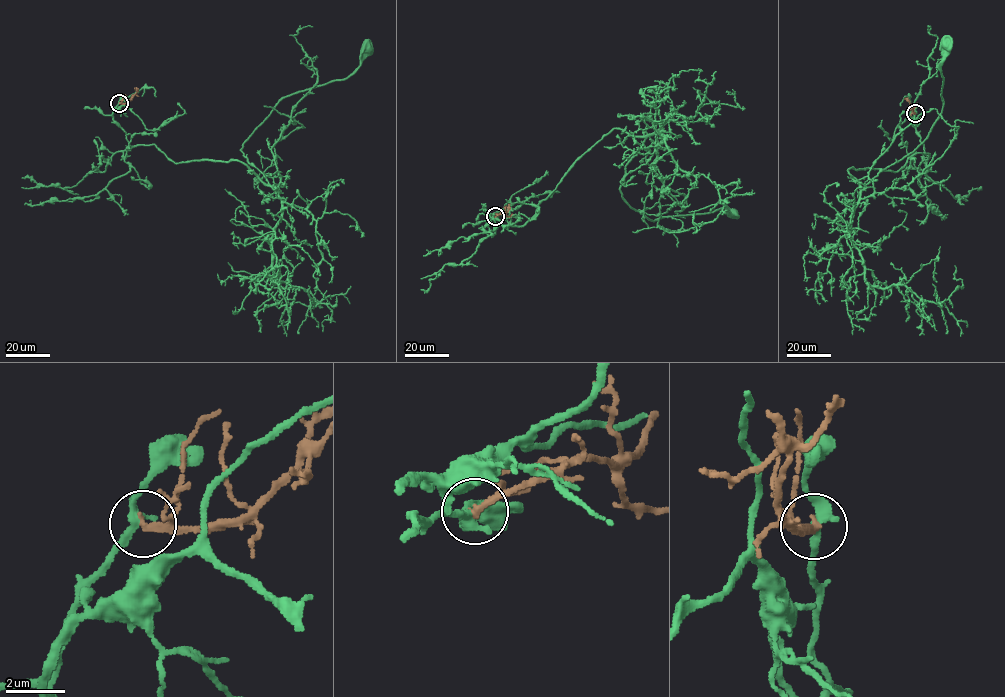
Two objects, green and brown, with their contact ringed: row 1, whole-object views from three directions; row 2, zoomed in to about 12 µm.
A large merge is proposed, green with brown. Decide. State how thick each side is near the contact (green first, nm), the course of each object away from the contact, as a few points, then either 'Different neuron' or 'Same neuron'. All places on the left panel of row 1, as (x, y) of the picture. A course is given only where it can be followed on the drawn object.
Thickness 300 nm (green) against 170 nm. Course of green: (119, 103), (131, 146), (239, 160), (268, 184), (242, 145), (283, 97), (347, 78), (367, 49). Course of brown: (119, 103), (125, 103), (138, 88). Different neuron

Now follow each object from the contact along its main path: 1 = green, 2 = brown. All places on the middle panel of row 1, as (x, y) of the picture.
1: (495, 216), (524, 225), (569, 168), (620, 128), (645, 138), (619, 189), (631, 208), (654, 220), (732, 212)
2: (495, 216), (506, 213), (509, 204)

